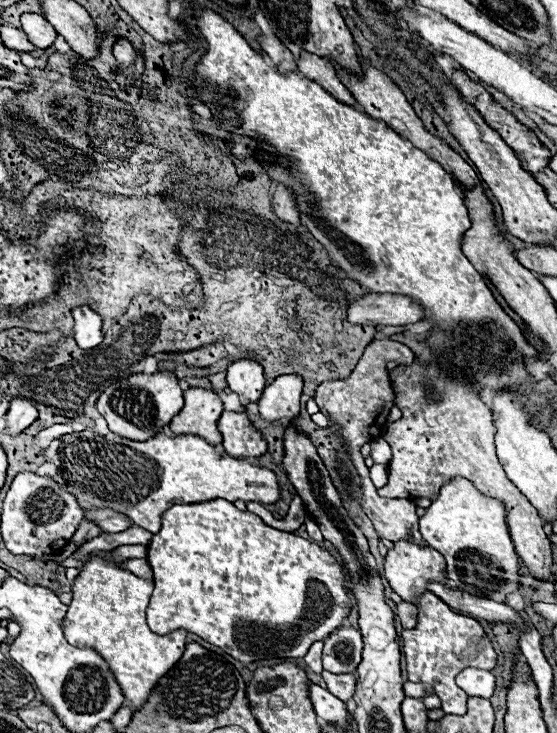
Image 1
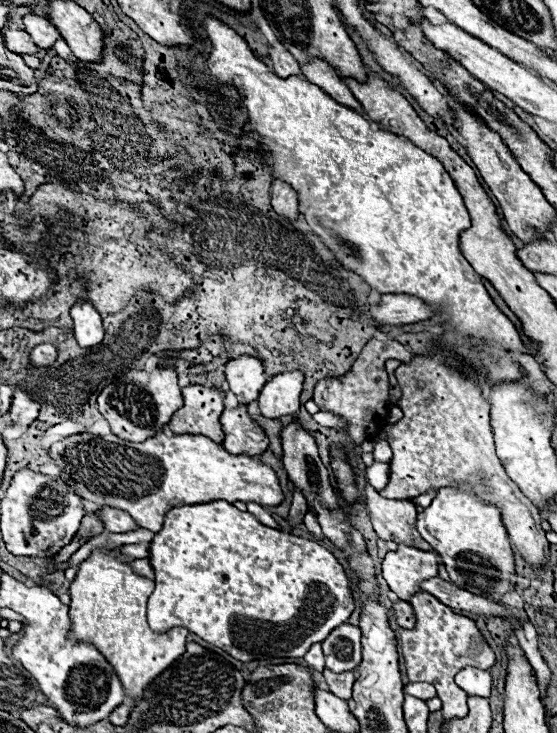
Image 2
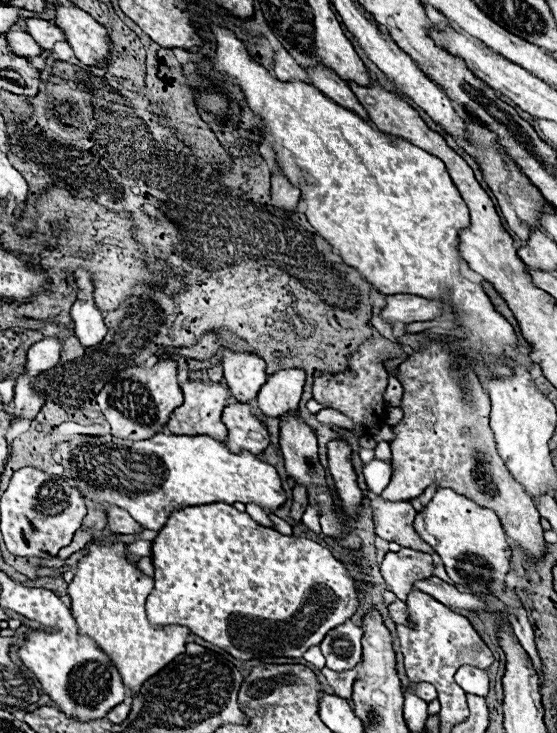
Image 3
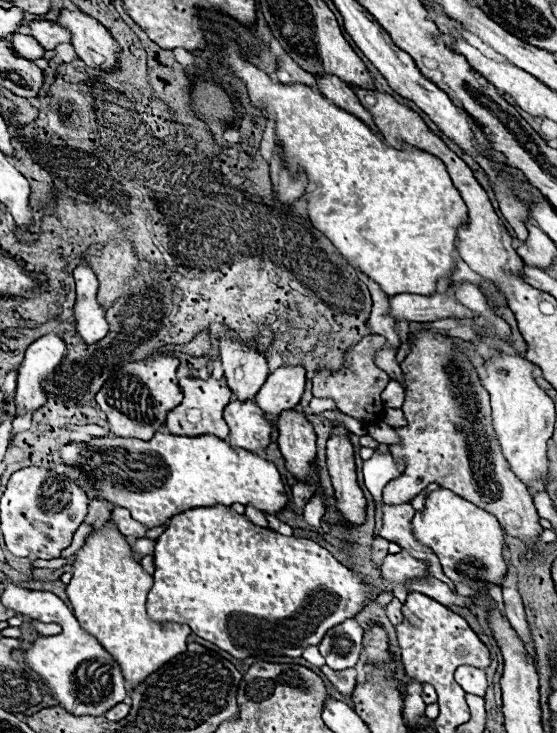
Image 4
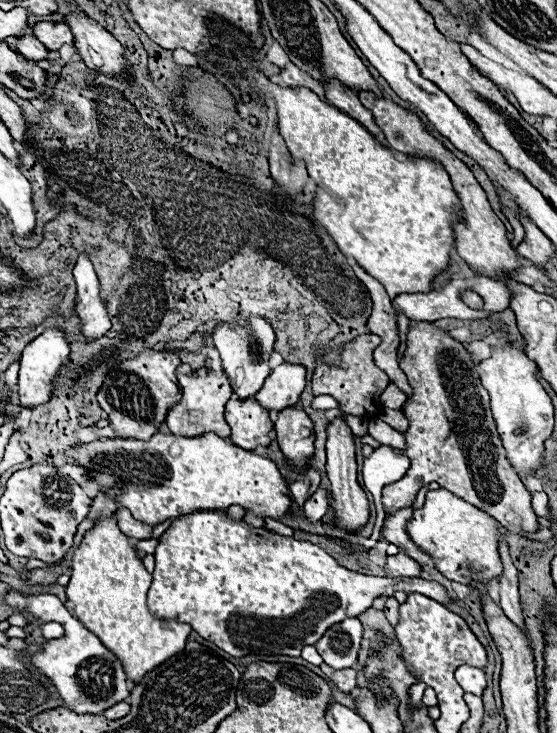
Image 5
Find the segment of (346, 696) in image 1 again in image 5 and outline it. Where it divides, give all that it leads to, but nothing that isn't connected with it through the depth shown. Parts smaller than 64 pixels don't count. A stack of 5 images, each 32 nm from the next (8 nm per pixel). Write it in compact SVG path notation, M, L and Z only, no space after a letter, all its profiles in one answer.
M322 664L320 668L322 668L322 672L324 672L324 674L326 674L342 692L350 694L350 692L356 688L356 670L354 670L354 668L334 670L334 668L326 666L326 664Z

